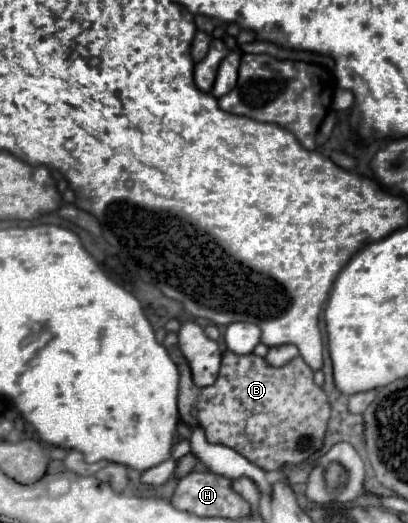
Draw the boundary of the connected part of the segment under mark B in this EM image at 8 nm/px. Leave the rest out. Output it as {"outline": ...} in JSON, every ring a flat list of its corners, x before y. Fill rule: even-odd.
{"outline":[[168,334,162,344,176,362,180,372,180,392,178,392,180,418,190,428,196,428,198,424,204,430,206,440,210,444,228,446,262,470,282,470,286,466,304,464,316,452,314,448,304,452,296,448,300,438,304,436,312,438,312,446,322,444,326,424,330,418,330,402,326,392,314,384,312,380,314,372,306,366,306,362,300,356,296,356,282,368,272,368,266,364,264,358,256,354,238,356,226,350,222,354,222,366,214,386,198,388,192,382,186,358,178,350,176,334],[258,412,270,416,272,430,268,438,264,438,262,442,250,442,244,432,246,420]]}

